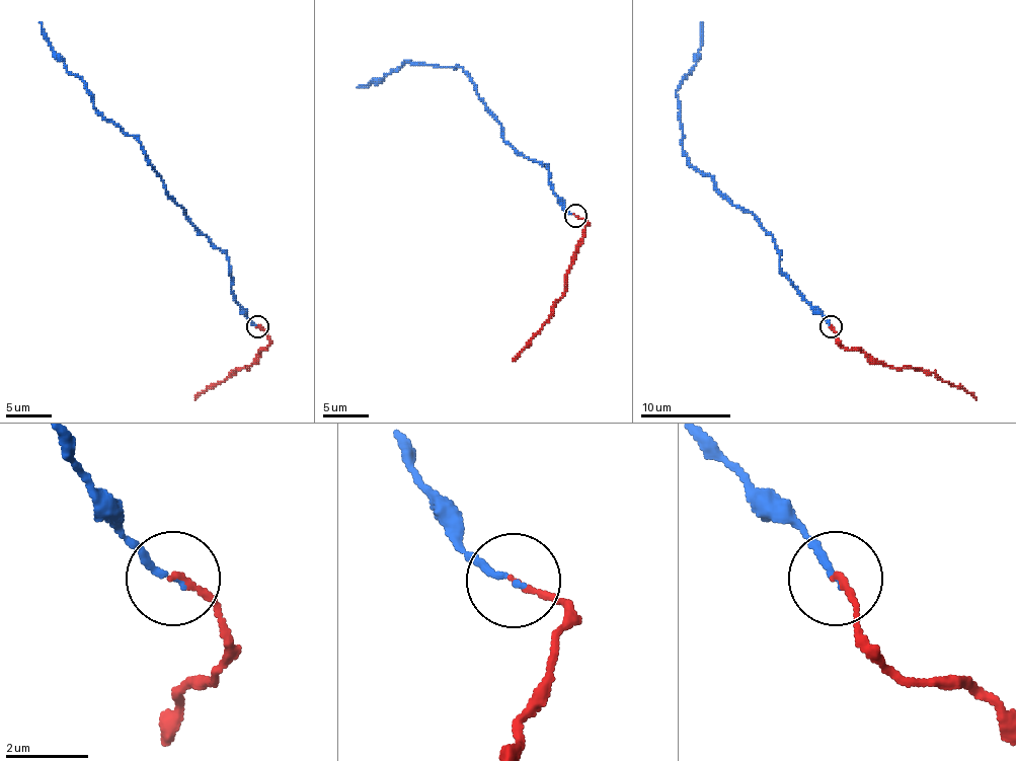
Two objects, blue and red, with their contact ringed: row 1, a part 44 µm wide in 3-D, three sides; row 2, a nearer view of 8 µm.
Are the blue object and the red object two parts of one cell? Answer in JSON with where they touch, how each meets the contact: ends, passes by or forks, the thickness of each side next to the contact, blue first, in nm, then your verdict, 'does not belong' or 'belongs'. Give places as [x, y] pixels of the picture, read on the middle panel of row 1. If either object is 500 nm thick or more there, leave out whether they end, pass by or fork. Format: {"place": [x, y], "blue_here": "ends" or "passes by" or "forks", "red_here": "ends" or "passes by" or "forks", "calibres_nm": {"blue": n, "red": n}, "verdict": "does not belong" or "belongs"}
{"place": [575, 216], "blue_here": "ends", "red_here": "ends", "calibres_nm": {"blue": 140, "red": 140}, "verdict": "belongs"}

